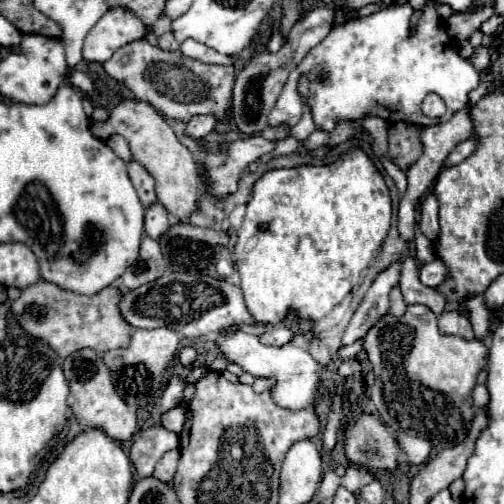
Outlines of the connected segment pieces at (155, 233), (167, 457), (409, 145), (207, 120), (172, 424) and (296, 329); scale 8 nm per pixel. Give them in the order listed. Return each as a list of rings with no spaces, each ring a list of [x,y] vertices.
[[[154,203],[146,209],[144,229],[152,239],[160,239],[170,229],[170,215],[160,203]]]
[[[168,451],[168,453],[164,453],[162,459],[158,461],[152,477],[156,477],[156,479],[162,481],[162,483],[170,483],[170,481],[174,479],[174,473],[176,473],[178,457],[180,457],[178,451]]]
[[[398,121],[390,127],[388,133],[388,143],[390,143],[390,155],[392,161],[406,171],[412,161],[416,161],[422,153],[422,143],[418,137],[418,127],[412,123]]]
[[[196,115],[188,121],[188,133],[194,137],[194,139],[202,139],[204,135],[208,135],[216,125],[216,117],[214,115]]]
[[[182,403],[162,413],[162,427],[166,427],[176,435],[184,429],[184,423],[186,423],[186,407]]]
[[[288,311],[286,319],[284,319],[284,325],[294,333],[294,335],[306,335],[310,341],[314,341],[314,333],[312,333],[312,321],[308,319],[302,319],[296,311]]]

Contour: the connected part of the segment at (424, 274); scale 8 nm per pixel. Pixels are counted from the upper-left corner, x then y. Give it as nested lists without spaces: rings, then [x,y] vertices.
[[[434,259],[430,263],[420,265],[420,281],[426,287],[436,287],[440,281],[444,281],[444,265],[440,259]]]

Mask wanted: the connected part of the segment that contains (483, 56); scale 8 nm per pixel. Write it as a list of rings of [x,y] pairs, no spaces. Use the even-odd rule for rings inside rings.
[[[476,47],[474,49],[474,55],[470,57],[472,65],[478,69],[478,71],[484,71],[490,67],[490,51],[488,47]]]

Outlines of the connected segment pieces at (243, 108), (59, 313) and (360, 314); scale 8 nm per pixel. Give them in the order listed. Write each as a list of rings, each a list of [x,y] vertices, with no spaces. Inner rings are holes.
[[[318,7],[318,9],[310,11],[306,17],[296,21],[296,25],[292,27],[292,31],[288,35],[286,45],[282,45],[282,49],[278,53],[258,51],[244,65],[244,69],[236,77],[234,95],[232,95],[232,121],[236,123],[240,133],[244,133],[248,137],[262,133],[262,129],[268,125],[266,115],[270,113],[272,105],[276,103],[290,71],[302,61],[302,57],[304,57],[304,53],[308,53],[308,49],[316,47],[330,33],[332,17],[334,17],[332,7]]]
[[[38,281],[28,289],[22,289],[22,295],[12,303],[12,315],[32,337],[44,339],[60,357],[68,357],[80,349],[92,349],[98,355],[128,345],[128,337],[134,329],[124,325],[118,309],[120,291],[106,287],[96,295],[78,295],[48,281]]]
[[[398,261],[398,263],[392,263],[388,269],[384,269],[374,279],[372,287],[364,295],[360,307],[356,309],[356,313],[342,337],[344,345],[350,345],[350,343],[362,339],[364,333],[372,327],[372,321],[376,321],[376,317],[382,317],[388,311],[388,293],[392,291],[392,287],[398,285],[400,271],[402,271],[402,263]]]

